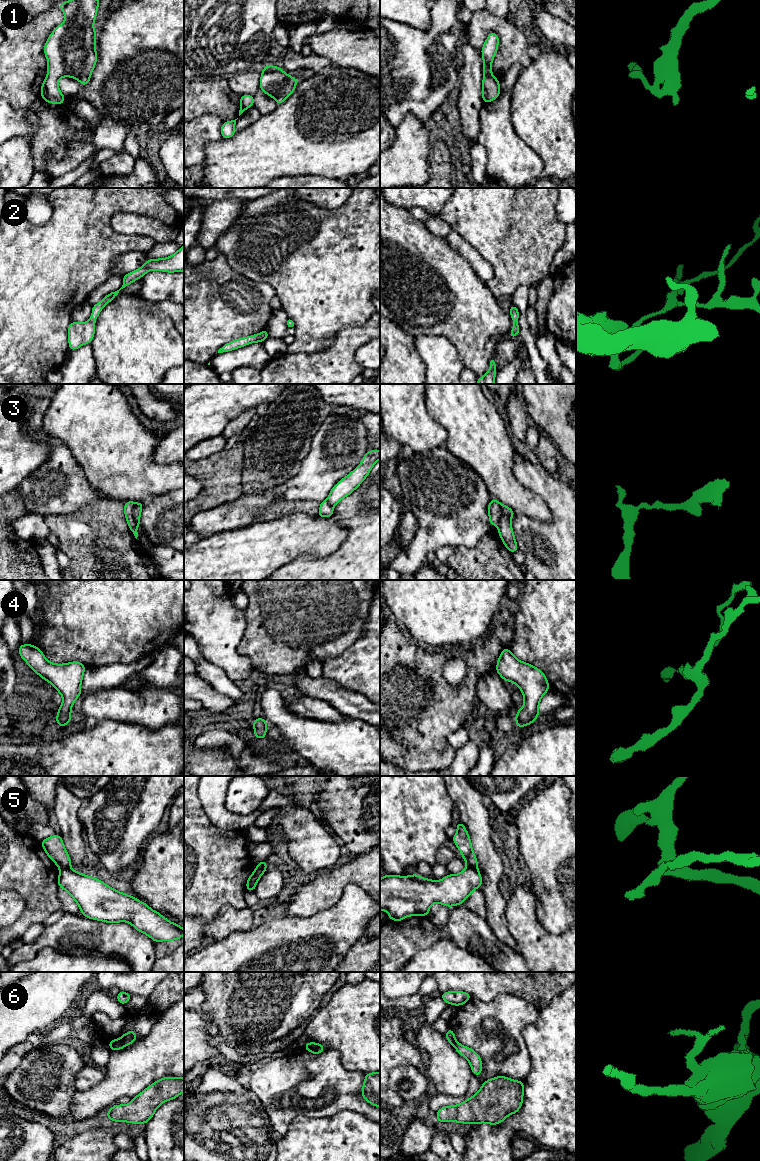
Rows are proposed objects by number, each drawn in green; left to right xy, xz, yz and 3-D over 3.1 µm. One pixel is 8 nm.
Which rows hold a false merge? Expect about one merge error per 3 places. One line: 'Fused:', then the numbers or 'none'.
Fused: 3, 5, 6

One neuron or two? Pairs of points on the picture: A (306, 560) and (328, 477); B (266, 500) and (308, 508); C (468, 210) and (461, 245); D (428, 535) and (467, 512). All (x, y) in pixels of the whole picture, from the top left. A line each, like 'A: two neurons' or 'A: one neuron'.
A: two neurons
B: two neurons
C: two neurons
D: one neuron

